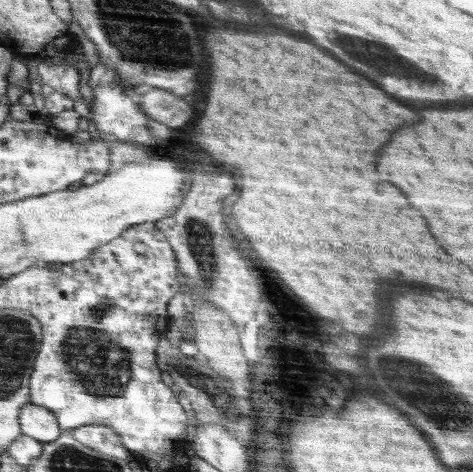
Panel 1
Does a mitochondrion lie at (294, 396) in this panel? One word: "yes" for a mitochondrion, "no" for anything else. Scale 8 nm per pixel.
no

